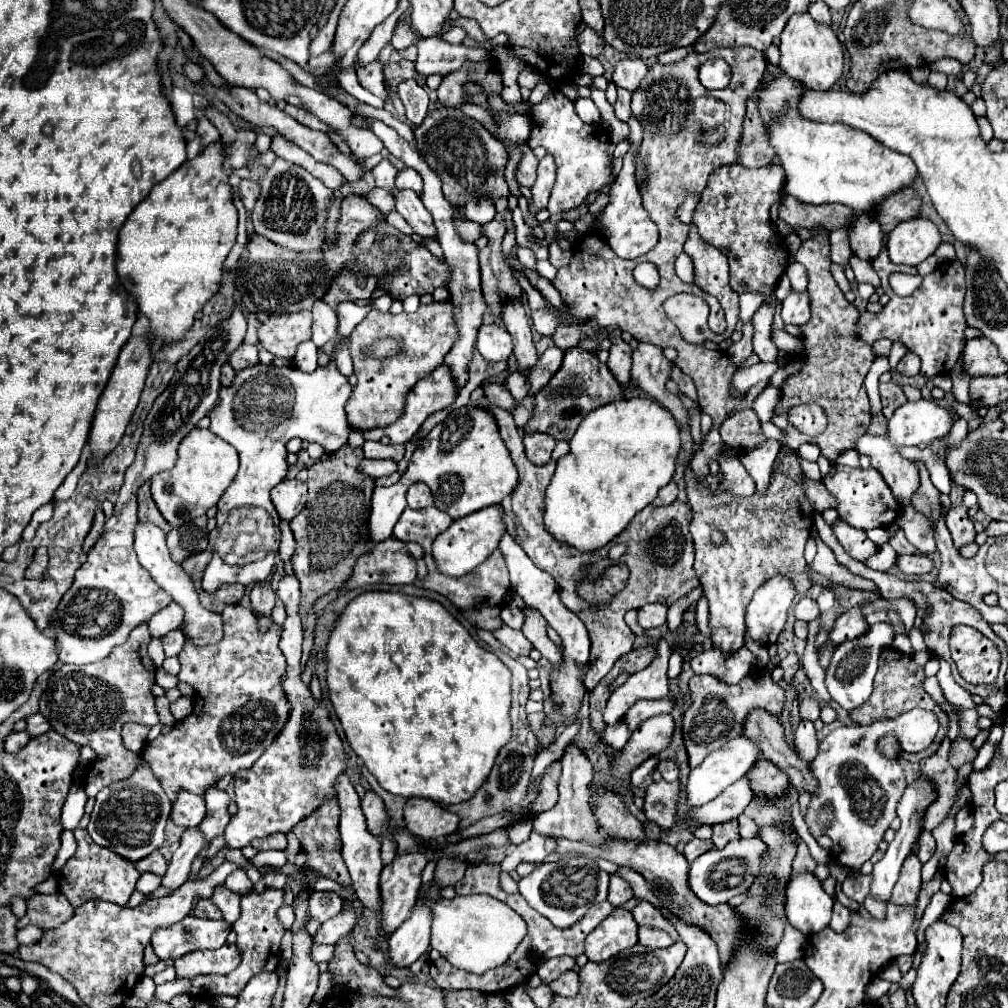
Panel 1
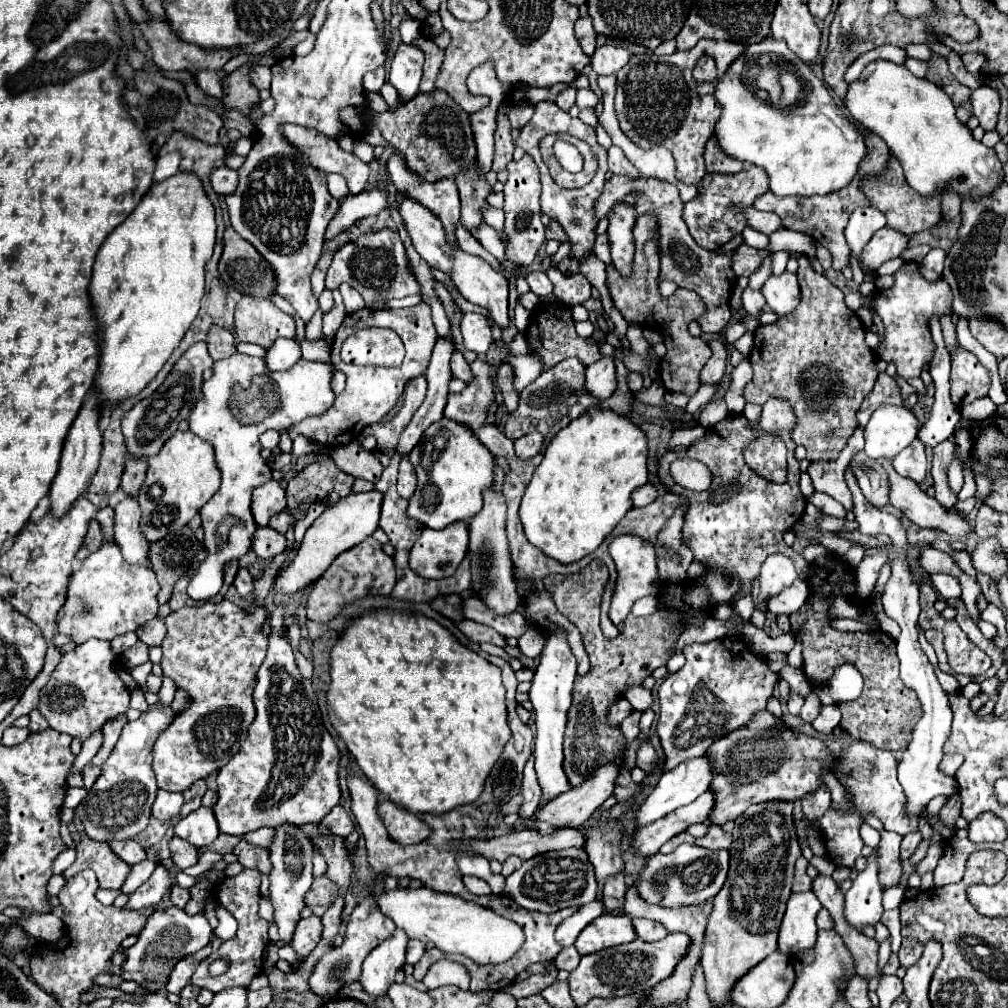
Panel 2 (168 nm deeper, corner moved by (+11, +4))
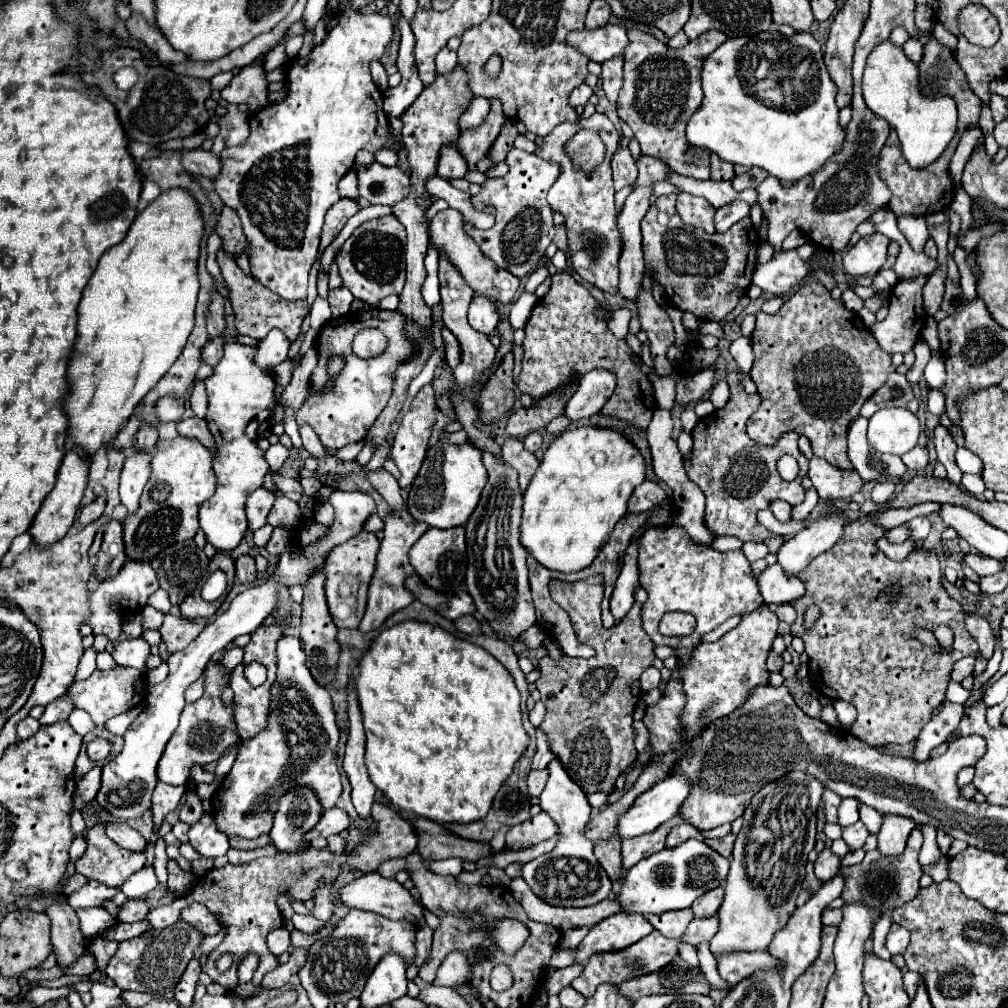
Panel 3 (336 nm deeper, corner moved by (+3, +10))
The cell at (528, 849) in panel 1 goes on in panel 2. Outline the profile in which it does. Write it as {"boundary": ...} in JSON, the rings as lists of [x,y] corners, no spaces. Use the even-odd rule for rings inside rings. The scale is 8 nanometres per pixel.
{"boundary":[[[534,754],[528,758],[528,762],[524,766],[522,796],[524,796],[524,804],[520,808],[520,816],[522,816],[522,822],[526,824],[536,814],[536,810],[540,806],[540,786],[538,786],[536,772],[534,772]]]}

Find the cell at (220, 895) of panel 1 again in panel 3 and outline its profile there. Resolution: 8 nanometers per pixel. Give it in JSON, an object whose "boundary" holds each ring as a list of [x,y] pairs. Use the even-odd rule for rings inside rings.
{"boundary":[[[222,928],[216,936],[206,936],[206,938],[202,940],[202,944],[198,946],[198,950],[196,950],[196,954],[194,954],[194,956],[196,956],[196,958],[200,958],[202,954],[210,954],[210,952],[212,952],[220,942],[222,942],[222,938],[224,938],[224,936],[226,936],[224,928]]]}

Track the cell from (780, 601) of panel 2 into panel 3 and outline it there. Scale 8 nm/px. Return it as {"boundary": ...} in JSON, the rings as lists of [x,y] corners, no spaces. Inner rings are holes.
{"boundary":[[[778,564],[768,566],[760,576],[758,576],[758,586],[760,594],[766,604],[790,604],[806,594],[804,582],[796,576],[786,576]]]}

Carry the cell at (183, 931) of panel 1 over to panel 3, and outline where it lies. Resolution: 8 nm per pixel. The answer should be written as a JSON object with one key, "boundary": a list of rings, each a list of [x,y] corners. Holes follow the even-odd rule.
{"boundary":[[[178,920],[164,930],[148,930],[132,940],[120,942],[116,954],[106,966],[106,974],[124,990],[168,996],[174,992],[182,972],[188,966],[188,960],[194,956],[194,950],[200,946],[202,938],[204,934],[184,920]]]}

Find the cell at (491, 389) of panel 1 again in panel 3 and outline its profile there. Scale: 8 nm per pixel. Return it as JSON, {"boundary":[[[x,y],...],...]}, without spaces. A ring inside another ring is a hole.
{"boundary":[[[448,328],[442,330],[442,336],[444,336],[444,344],[446,344],[446,362],[450,364],[450,368],[456,368],[460,364],[460,344],[458,344],[456,336],[448,332]]]}

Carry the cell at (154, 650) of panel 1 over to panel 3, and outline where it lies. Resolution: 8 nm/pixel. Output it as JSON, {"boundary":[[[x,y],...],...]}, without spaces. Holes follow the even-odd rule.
{"boundary":[[[140,636],[140,638],[126,638],[126,640],[118,640],[114,644],[114,652],[112,652],[114,660],[120,664],[120,666],[132,666],[136,670],[142,672],[144,680],[148,682],[148,666],[146,666],[146,660],[150,656],[150,644]]]}

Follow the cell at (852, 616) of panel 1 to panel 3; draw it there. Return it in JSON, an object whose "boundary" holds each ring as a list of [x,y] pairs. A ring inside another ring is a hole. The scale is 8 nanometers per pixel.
{"boundary":[[[902,524],[902,526],[898,526],[898,528],[892,528],[892,530],[888,530],[886,538],[888,538],[888,542],[890,542],[890,544],[902,544],[902,542],[908,538],[906,524]]]}

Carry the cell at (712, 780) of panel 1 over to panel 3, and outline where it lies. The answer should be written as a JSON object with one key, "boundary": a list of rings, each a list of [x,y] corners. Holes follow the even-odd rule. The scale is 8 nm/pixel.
{"boundary":[[[680,772],[660,780],[650,790],[640,794],[628,812],[618,820],[620,836],[626,838],[652,832],[682,808],[690,796],[690,790],[690,778]]]}

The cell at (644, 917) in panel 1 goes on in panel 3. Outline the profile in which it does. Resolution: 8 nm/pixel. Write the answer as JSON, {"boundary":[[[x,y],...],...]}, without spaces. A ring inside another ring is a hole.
{"boundary":[[[598,842],[594,844],[594,856],[598,858],[600,866],[606,870],[612,882],[622,878],[622,854],[620,854],[620,842]]]}

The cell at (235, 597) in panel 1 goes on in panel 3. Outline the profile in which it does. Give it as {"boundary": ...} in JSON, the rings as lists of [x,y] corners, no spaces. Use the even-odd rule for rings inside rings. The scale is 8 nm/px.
{"boundary":[[[196,588],[196,592],[192,592],[190,596],[184,598],[184,602],[180,604],[180,612],[186,616],[186,618],[194,618],[194,616],[206,616],[206,618],[212,618],[216,614],[216,610],[220,608],[220,604],[224,602],[224,596],[214,600],[214,602],[204,602],[200,598],[200,592]]]}

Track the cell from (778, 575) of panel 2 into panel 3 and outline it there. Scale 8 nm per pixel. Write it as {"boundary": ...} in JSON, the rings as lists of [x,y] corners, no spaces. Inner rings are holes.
{"boundary":[[[826,514],[818,520],[810,520],[808,526],[794,538],[788,538],[778,550],[778,564],[788,576],[802,572],[820,552],[826,552],[834,542],[840,540],[846,518]]]}

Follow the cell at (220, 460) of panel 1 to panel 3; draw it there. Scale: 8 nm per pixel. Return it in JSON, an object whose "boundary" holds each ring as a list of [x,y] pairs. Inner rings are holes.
{"boundary":[[[176,436],[172,440],[160,440],[156,444],[152,462],[150,462],[150,480],[140,498],[140,508],[138,508],[138,512],[134,512],[134,516],[128,516],[124,520],[126,556],[130,556],[132,560],[150,560],[152,556],[162,552],[162,548],[166,548],[178,540],[194,538],[194,534],[198,530],[198,510],[216,492],[216,476],[212,470],[212,462],[214,462],[212,452],[196,438]]]}

